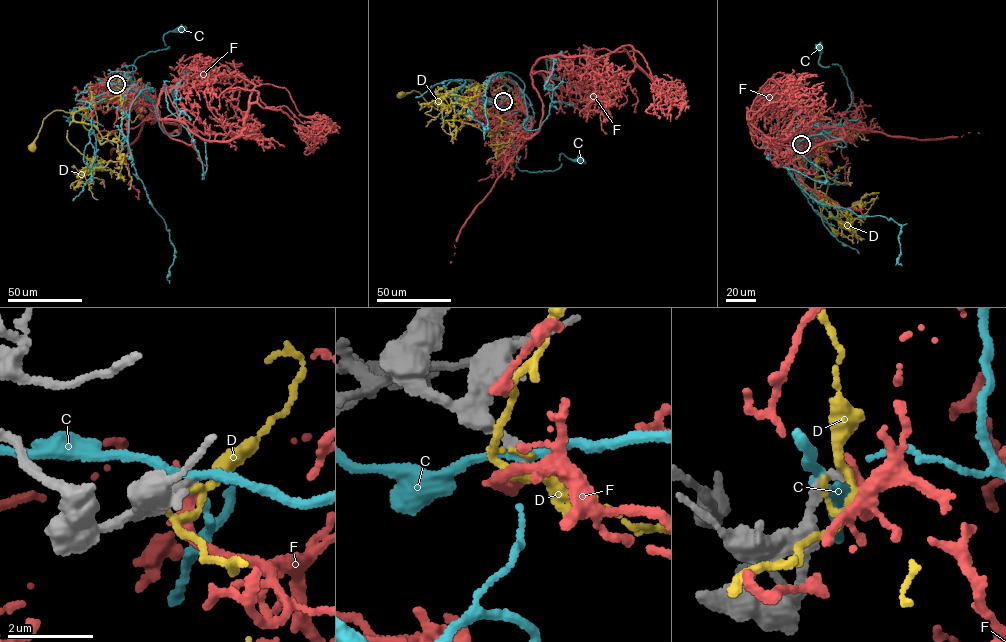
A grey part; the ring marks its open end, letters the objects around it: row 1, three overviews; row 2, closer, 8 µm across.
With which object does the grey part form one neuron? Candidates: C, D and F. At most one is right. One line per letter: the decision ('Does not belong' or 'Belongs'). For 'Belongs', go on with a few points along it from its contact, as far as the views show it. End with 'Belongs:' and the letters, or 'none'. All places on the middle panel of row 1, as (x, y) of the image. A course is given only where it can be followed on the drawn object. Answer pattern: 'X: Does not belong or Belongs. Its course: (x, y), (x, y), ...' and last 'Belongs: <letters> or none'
C: Does not belong
D: Does not belong
F: Belongs. Its course: (503, 101), (530, 119), (526, 139), (540, 58), (622, 46), (659, 91), (683, 91), (663, 74)
Belongs: F

